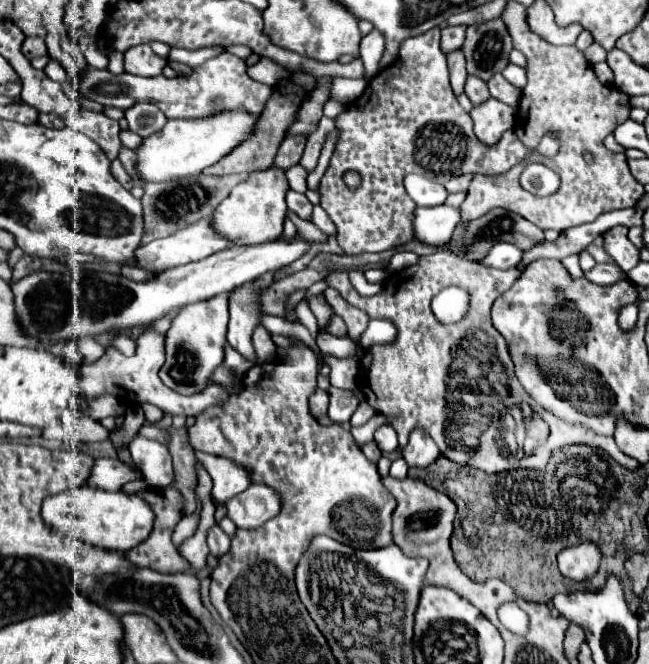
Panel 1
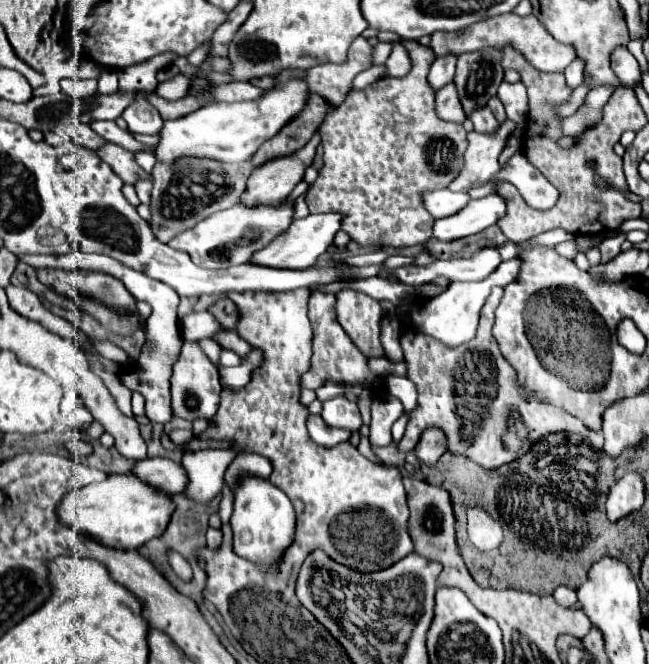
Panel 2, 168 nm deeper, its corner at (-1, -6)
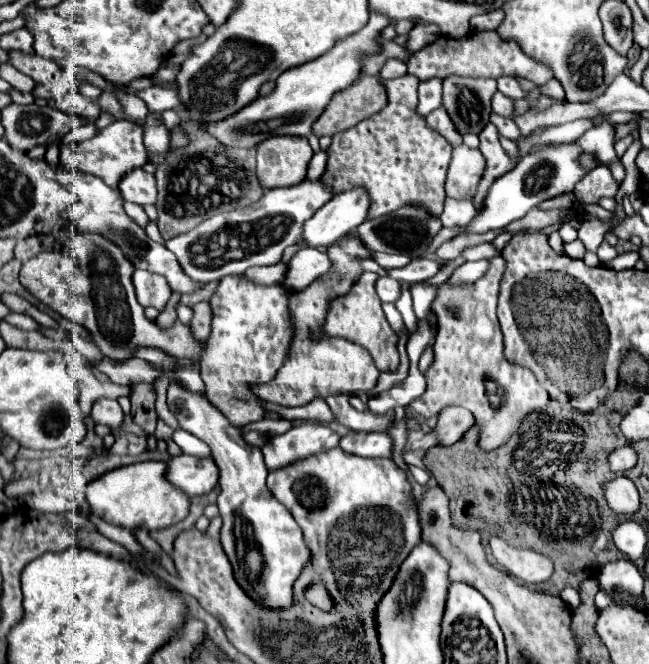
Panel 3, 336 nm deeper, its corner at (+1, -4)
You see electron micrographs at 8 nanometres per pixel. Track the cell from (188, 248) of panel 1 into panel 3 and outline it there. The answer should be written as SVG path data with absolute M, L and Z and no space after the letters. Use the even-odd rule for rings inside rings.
M304 178L300 184L268 190L260 202L248 208L216 214L204 220L194 230L168 240L166 248L176 254L184 274L200 284L216 282L228 274L242 274L250 266L276 264L288 246L300 242L304 220L314 216L314 212L332 200L332 196L334 192L322 178Z

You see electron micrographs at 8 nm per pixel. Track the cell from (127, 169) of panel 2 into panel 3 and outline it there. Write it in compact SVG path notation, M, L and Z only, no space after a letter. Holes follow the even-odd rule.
M142 168L130 172L130 176L124 176L124 182L120 182L120 192L126 202L134 202L140 206L156 204L156 180L152 174L146 174Z

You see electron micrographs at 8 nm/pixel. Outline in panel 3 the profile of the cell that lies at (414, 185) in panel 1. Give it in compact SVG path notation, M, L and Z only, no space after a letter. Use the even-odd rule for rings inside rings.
M446 198L444 212L442 212L440 218L442 218L444 226L452 228L452 226L468 224L474 216L476 216L476 210L474 210L472 200L452 200L452 198Z

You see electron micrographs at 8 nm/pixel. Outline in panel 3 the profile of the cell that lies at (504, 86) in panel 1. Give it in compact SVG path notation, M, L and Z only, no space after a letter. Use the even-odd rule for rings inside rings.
M492 114L492 116L490 116L490 122L498 128L498 134L504 136L504 138L508 138L508 140L518 140L518 138L522 136L512 118L504 118L504 116Z

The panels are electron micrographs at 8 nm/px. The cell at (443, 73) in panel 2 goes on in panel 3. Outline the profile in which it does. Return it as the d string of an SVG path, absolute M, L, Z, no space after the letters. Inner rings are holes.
M440 80L420 82L418 98L420 98L420 100L418 100L416 112L426 118L428 112L434 112L436 108L442 106L442 82L440 82Z

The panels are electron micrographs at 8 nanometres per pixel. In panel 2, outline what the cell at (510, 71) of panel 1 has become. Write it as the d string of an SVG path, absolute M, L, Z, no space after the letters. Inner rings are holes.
M502 82L498 88L498 98L504 102L506 108L506 116L514 122L526 122L528 118L528 94L526 94L526 86L522 82L510 84L510 82Z

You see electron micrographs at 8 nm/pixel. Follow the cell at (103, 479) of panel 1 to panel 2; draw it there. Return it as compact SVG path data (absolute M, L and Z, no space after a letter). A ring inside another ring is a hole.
M166 458L140 460L134 464L134 468L130 472L144 484L148 484L160 492L166 492L166 494L182 492L188 482L184 468Z

